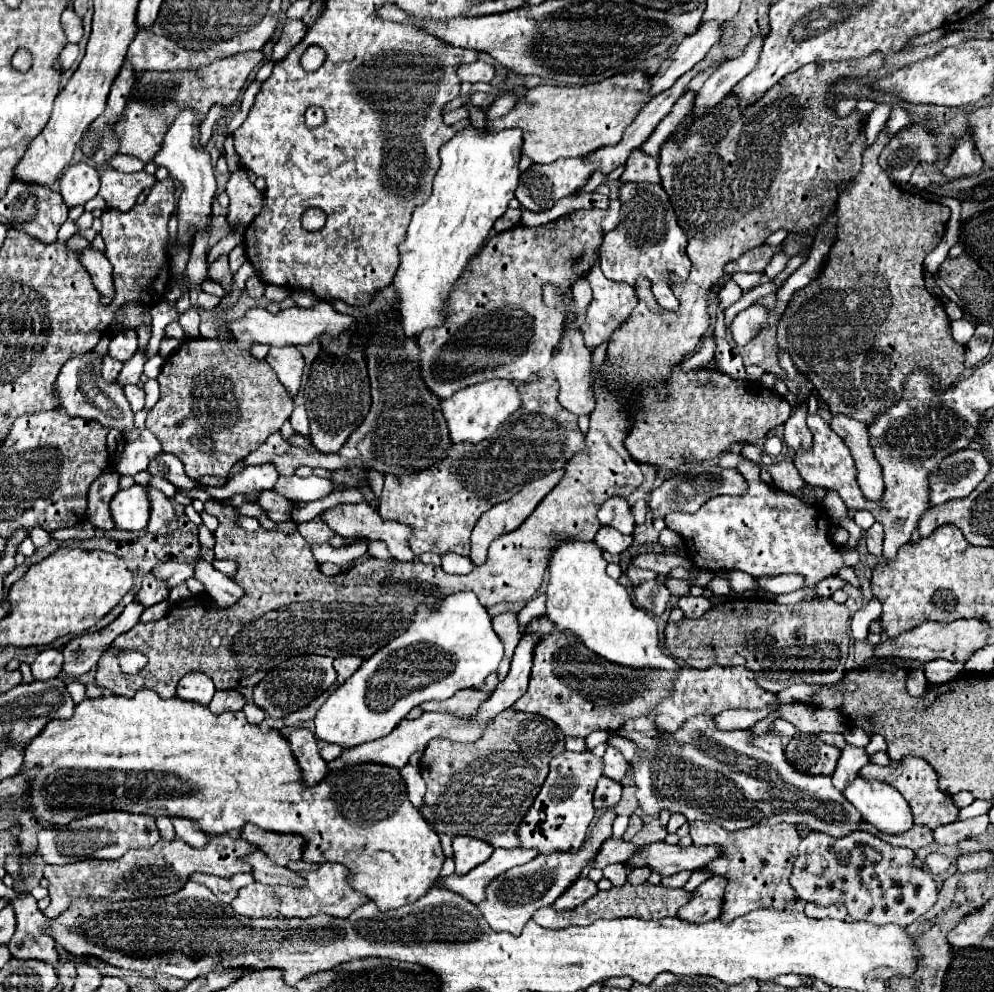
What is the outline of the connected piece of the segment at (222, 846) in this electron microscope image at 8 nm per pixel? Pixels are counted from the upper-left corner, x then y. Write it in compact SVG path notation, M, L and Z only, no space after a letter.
M219 834L209 840L203 850L191 848L179 838L159 840L151 850L127 850L125 856L117 860L81 860L67 866L45 866L45 878L49 880L51 904L43 912L47 918L61 916L77 898L109 898L109 900L137 900L147 896L167 896L181 890L193 872L213 874L229 878L239 872L249 872L251 866L237 862L237 858L255 850L241 838L229 834Z

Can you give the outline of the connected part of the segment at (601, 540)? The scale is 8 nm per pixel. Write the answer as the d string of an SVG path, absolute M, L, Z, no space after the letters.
M601 526L601 530L595 536L597 546L601 546L601 550L607 550L611 554L621 554L623 550L627 550L633 542L633 536L625 536L617 530L613 530L611 526Z

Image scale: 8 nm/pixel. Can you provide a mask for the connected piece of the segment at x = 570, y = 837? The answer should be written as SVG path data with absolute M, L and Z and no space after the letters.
M565 750L557 758L553 758L551 772L549 772L547 780L543 782L543 786L537 794L537 800L533 800L521 826L517 828L517 836L521 838L521 848L533 848L539 854L553 854L553 850L577 850L577 846L581 846L581 842L585 842L585 832L595 816L593 786L597 784L597 778L601 778L601 774L603 774L601 762L603 762L603 758L597 758L589 750L585 750L585 752L567 752Z

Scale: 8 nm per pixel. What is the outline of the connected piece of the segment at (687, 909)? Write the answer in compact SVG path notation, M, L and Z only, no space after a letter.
M713 876L707 882L703 882L693 896L693 900L683 906L677 916L687 922L709 922L719 918L723 910L723 894L725 894L725 878Z

